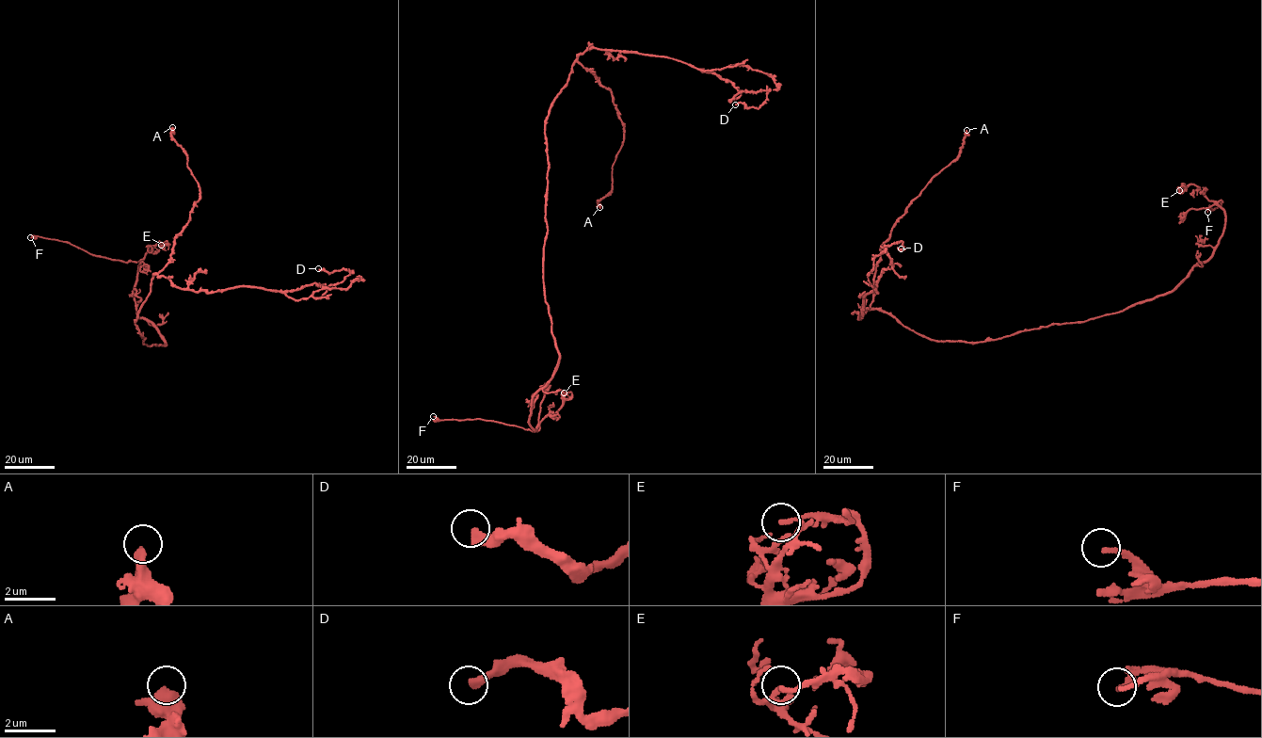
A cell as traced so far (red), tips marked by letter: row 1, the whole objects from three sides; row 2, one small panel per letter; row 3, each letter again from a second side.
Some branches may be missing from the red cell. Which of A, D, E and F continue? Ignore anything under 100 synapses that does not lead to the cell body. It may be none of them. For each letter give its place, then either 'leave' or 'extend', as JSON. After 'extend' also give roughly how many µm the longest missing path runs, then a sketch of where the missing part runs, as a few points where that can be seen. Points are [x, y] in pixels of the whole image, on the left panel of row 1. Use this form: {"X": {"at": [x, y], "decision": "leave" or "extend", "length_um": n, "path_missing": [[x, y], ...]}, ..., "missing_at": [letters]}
{"A": {"at": [172, 127], "decision": "leave"}, "D": {"at": [318, 268], "decision": "leave"}, "E": {"at": [161, 245], "decision": "leave"}, "F": {"at": [30, 237], "decision": "extend", "length_um": 8, "path_missing": [[30, 237], [17, 241]]}, "missing_at": ["F"]}

